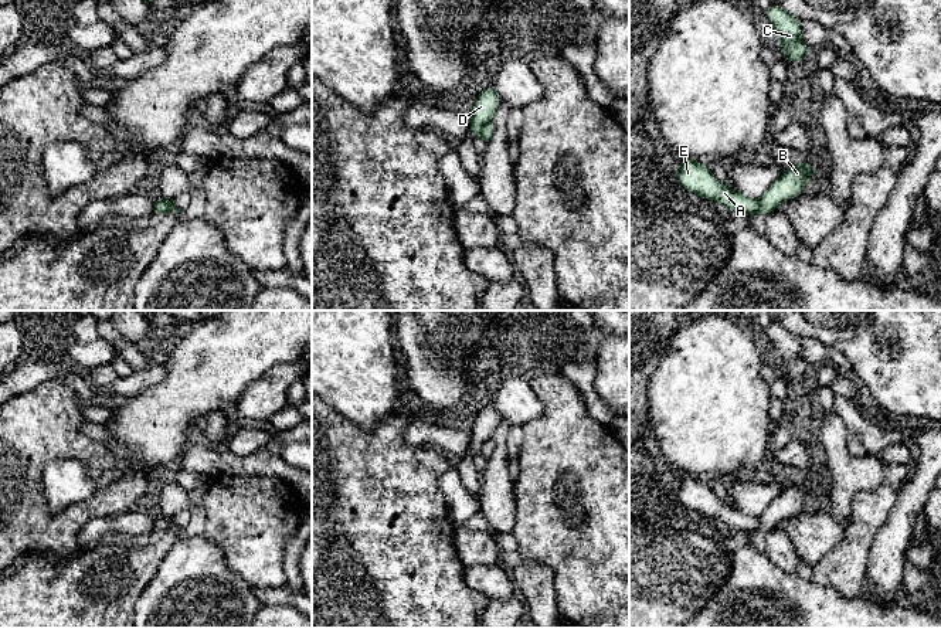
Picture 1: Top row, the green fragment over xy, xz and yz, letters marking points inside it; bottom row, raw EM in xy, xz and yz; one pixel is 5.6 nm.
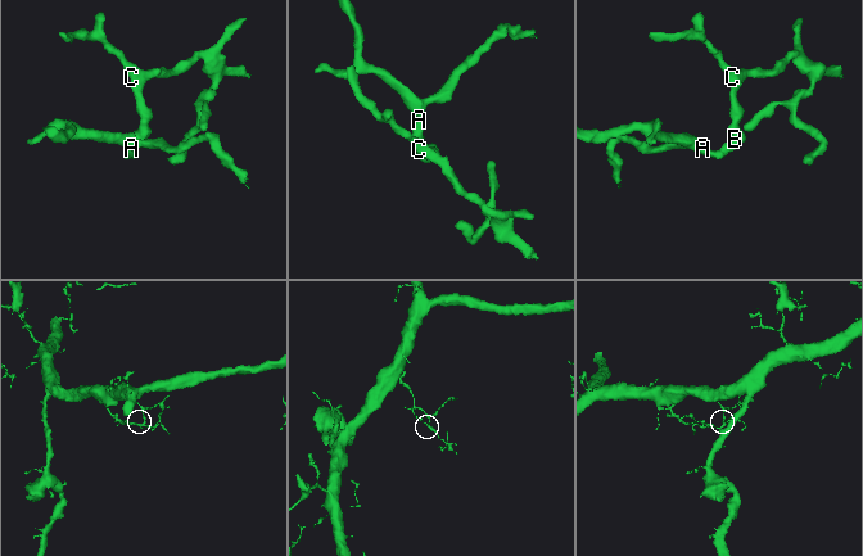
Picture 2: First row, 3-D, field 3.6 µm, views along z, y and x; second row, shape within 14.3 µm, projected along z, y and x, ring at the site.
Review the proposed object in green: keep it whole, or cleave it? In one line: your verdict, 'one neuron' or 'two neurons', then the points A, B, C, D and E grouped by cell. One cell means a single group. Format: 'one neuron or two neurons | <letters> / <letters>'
two neurons | A D E / B C

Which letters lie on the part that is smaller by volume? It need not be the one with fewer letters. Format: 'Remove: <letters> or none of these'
Remove: B, C

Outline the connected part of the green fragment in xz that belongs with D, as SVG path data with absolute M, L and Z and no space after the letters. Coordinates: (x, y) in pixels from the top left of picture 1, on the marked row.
M493 82L485 86L478 98L473 101L470 112L469 133L478 136L480 128L488 122L492 122L495 112L500 105L499 96L495 91Z

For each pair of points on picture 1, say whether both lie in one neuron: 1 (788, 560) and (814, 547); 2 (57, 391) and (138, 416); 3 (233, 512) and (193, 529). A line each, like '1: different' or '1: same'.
1: different
2: different
3: different

